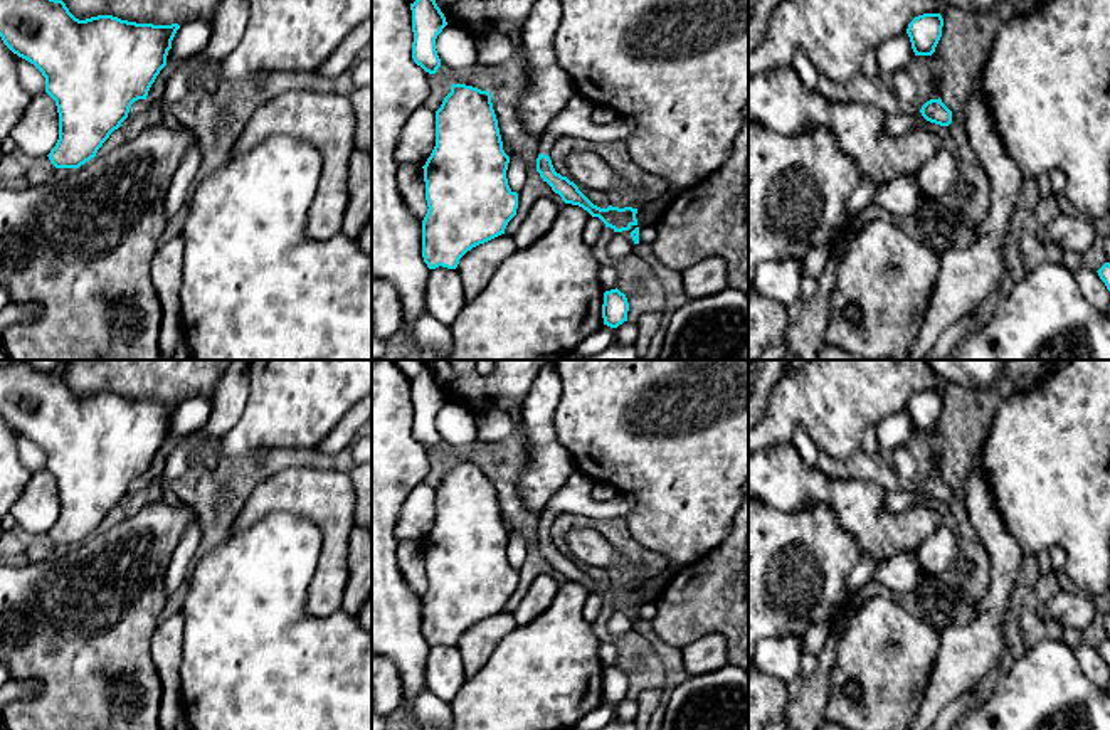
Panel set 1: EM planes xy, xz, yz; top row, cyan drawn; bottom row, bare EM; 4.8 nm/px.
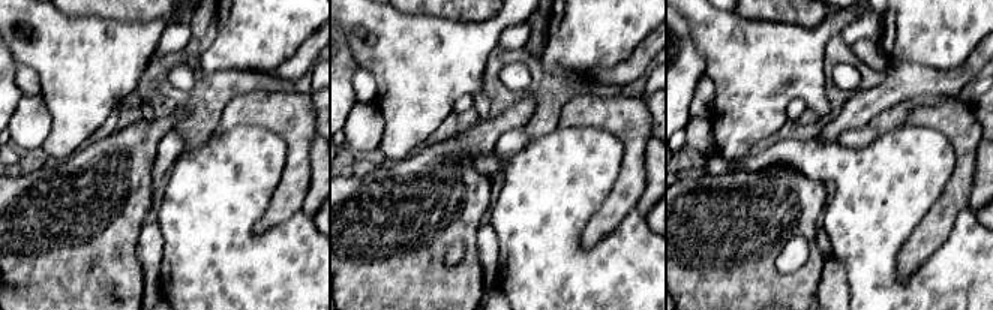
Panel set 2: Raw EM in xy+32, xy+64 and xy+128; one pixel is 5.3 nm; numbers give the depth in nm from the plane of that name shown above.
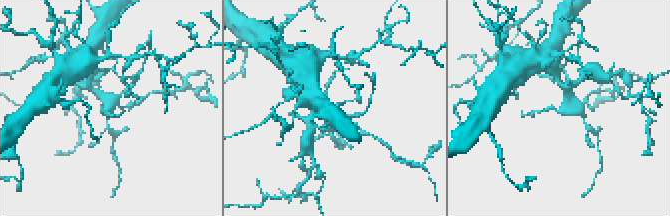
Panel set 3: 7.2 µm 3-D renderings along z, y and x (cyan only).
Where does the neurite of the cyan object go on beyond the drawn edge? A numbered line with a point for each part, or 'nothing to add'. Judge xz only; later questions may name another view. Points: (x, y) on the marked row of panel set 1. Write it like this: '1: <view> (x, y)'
1: xz (576, 120)

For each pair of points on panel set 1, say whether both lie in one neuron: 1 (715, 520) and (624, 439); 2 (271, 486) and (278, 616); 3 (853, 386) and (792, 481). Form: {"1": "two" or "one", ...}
{"1": "one", "2": "two", "3": "two"}

